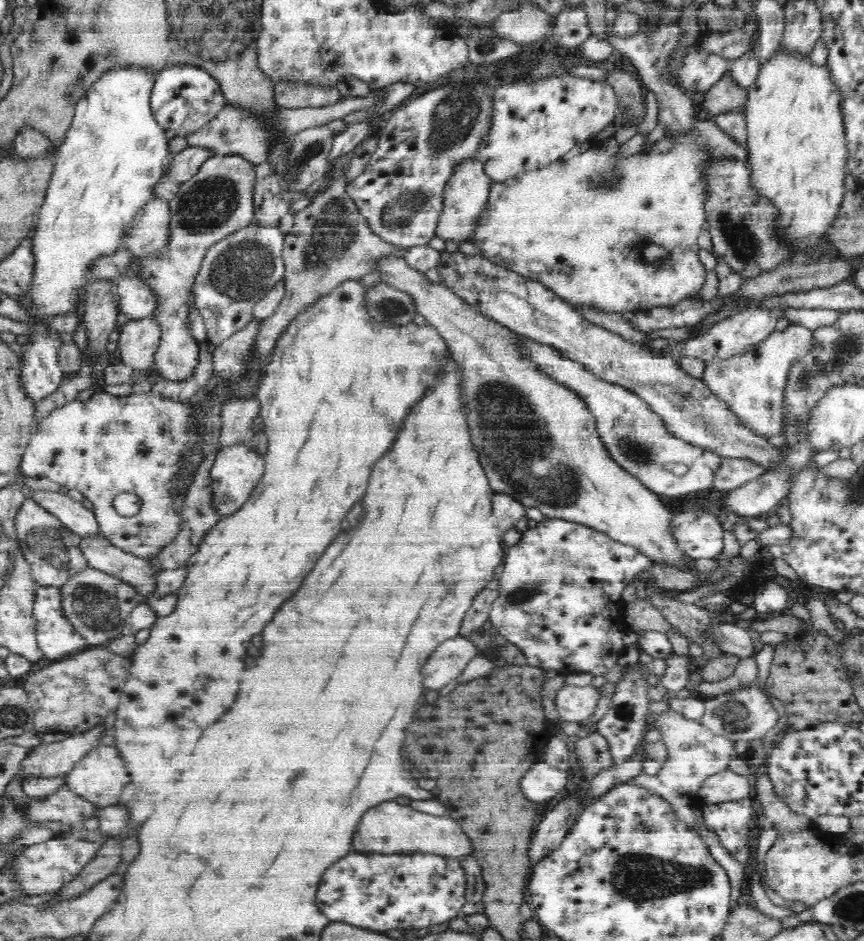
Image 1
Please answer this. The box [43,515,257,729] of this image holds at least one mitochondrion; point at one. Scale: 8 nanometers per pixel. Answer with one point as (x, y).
(95, 608)

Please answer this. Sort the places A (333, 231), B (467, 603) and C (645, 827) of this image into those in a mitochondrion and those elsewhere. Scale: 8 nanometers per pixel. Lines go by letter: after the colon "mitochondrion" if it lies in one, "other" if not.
A: mitochondrion
B: other
C: mitochondrion

